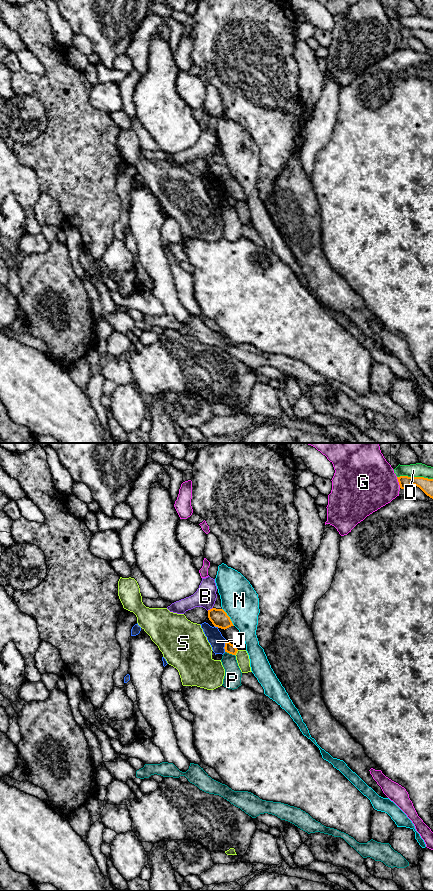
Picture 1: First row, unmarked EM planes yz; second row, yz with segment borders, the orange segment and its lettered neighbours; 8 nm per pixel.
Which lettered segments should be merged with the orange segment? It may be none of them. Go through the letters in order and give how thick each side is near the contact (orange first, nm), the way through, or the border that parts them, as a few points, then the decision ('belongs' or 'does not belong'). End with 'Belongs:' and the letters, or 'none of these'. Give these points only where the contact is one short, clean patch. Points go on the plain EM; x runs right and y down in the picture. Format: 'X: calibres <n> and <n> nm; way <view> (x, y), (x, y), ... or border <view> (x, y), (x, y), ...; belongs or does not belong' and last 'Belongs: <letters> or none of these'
B: calibres 140 and 170 nm; does not belong
D: calibres 110 and 110 nm; does not belong
G: calibres 110 and 460 nm; does not belong
J: calibres 80 and 120 nm; does not belong
N: calibres 140 and 300 nm; border yz (222, 160), (234, 177); does not belong
P: calibres 80 and 140 nm; border yz (225, 203), (234, 207); does not belong
S: calibres 80 and 110 nm; does not belong
Belongs: none of these

